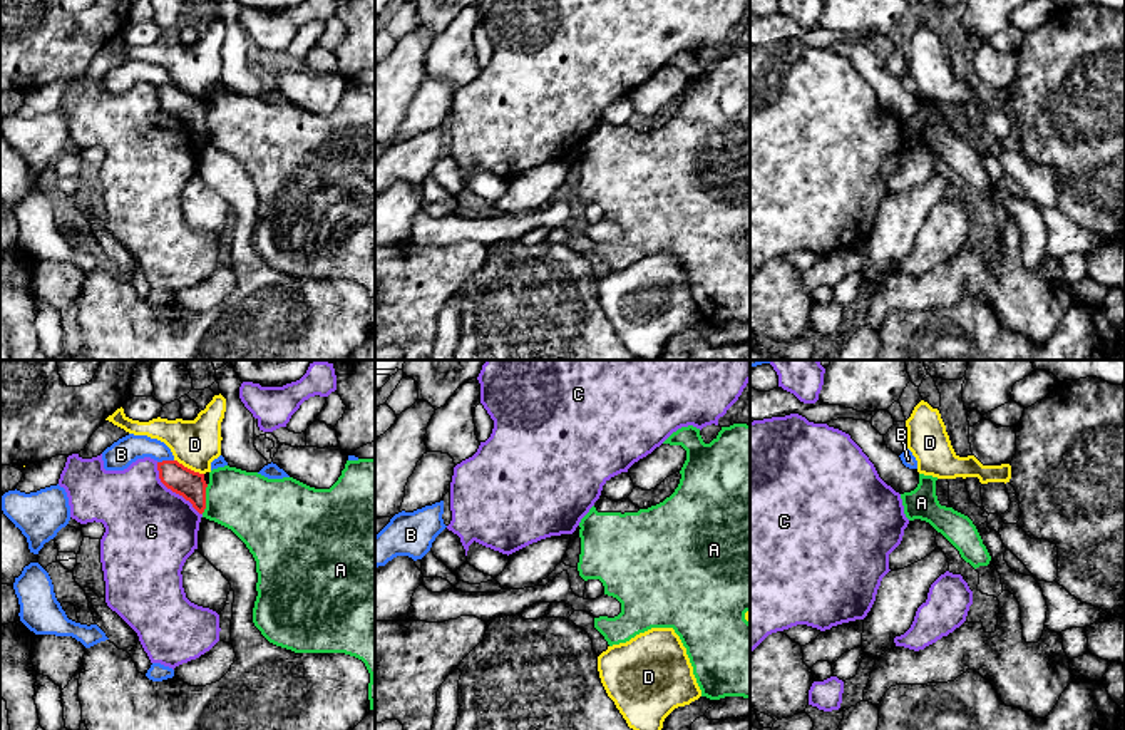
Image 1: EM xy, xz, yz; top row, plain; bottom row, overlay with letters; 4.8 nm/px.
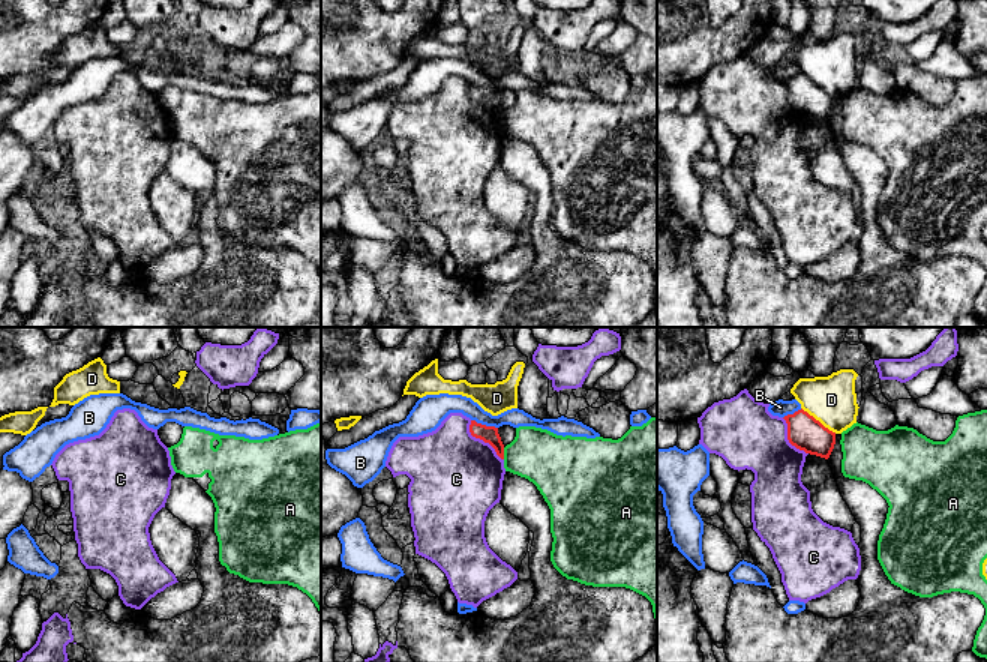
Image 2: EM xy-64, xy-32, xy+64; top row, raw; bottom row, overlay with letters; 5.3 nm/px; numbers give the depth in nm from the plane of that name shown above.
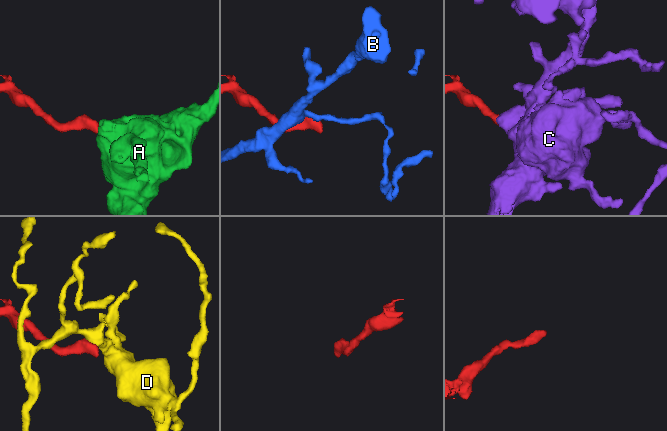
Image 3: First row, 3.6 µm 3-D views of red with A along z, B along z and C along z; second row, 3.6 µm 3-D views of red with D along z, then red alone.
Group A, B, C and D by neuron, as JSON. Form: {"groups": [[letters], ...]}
{"groups": [["A"], ["B"], ["C"], ["D"]]}

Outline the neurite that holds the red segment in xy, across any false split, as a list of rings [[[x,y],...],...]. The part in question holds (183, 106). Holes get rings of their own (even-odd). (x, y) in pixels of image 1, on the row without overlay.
[[[177,85],[157,87],[161,107],[172,117],[182,121],[193,132],[203,139],[206,134],[206,105],[204,99],[194,97]]]

